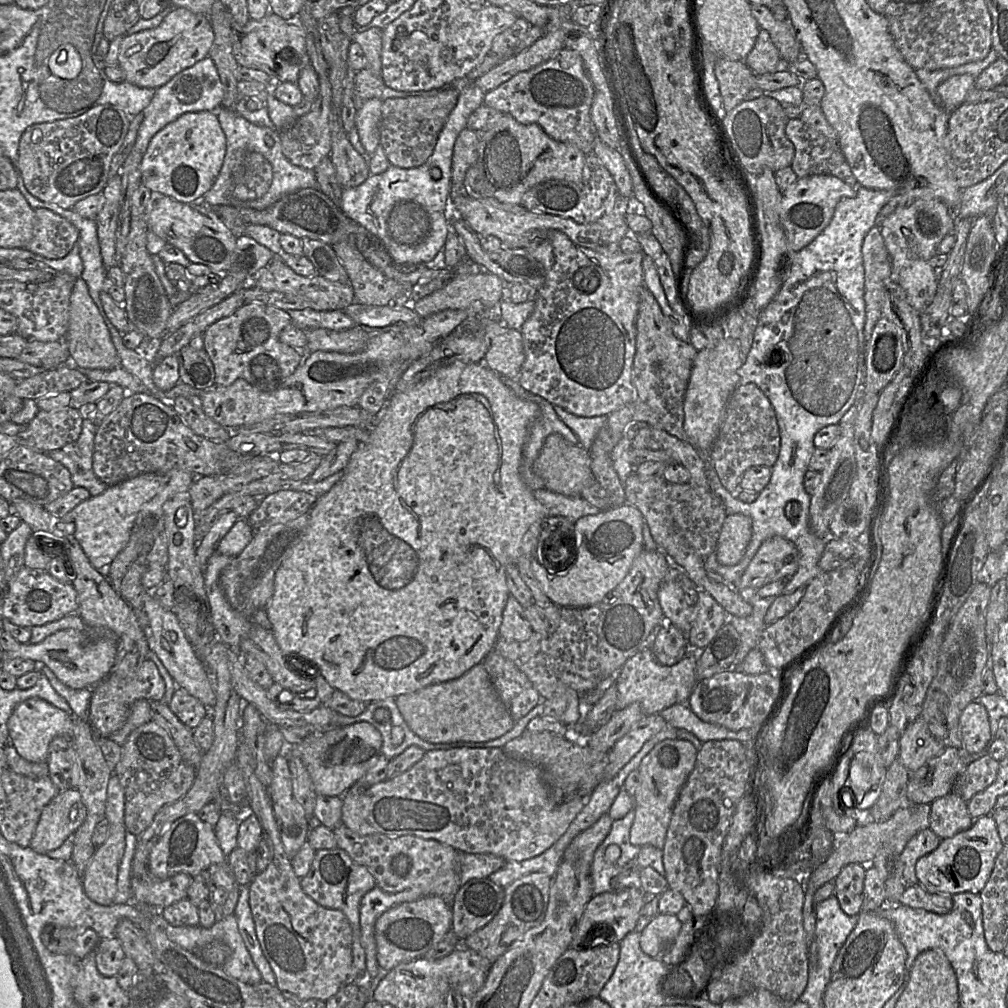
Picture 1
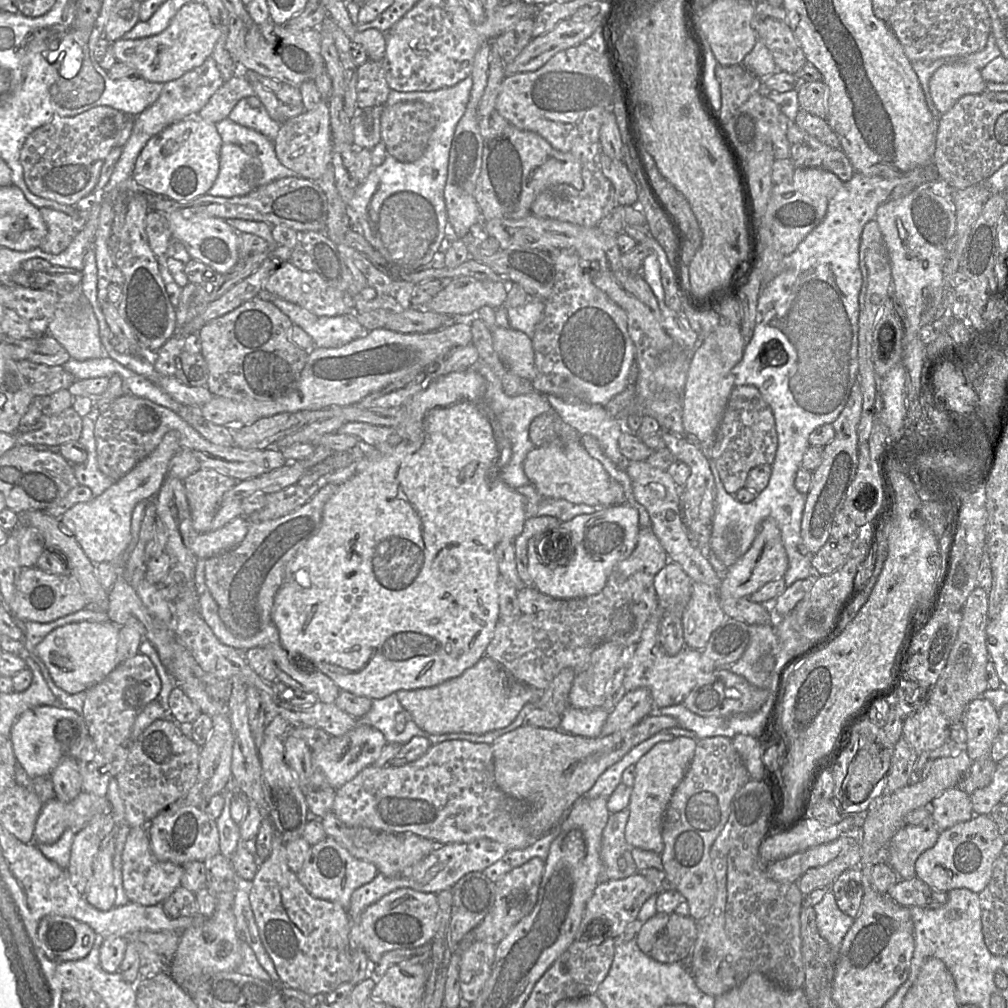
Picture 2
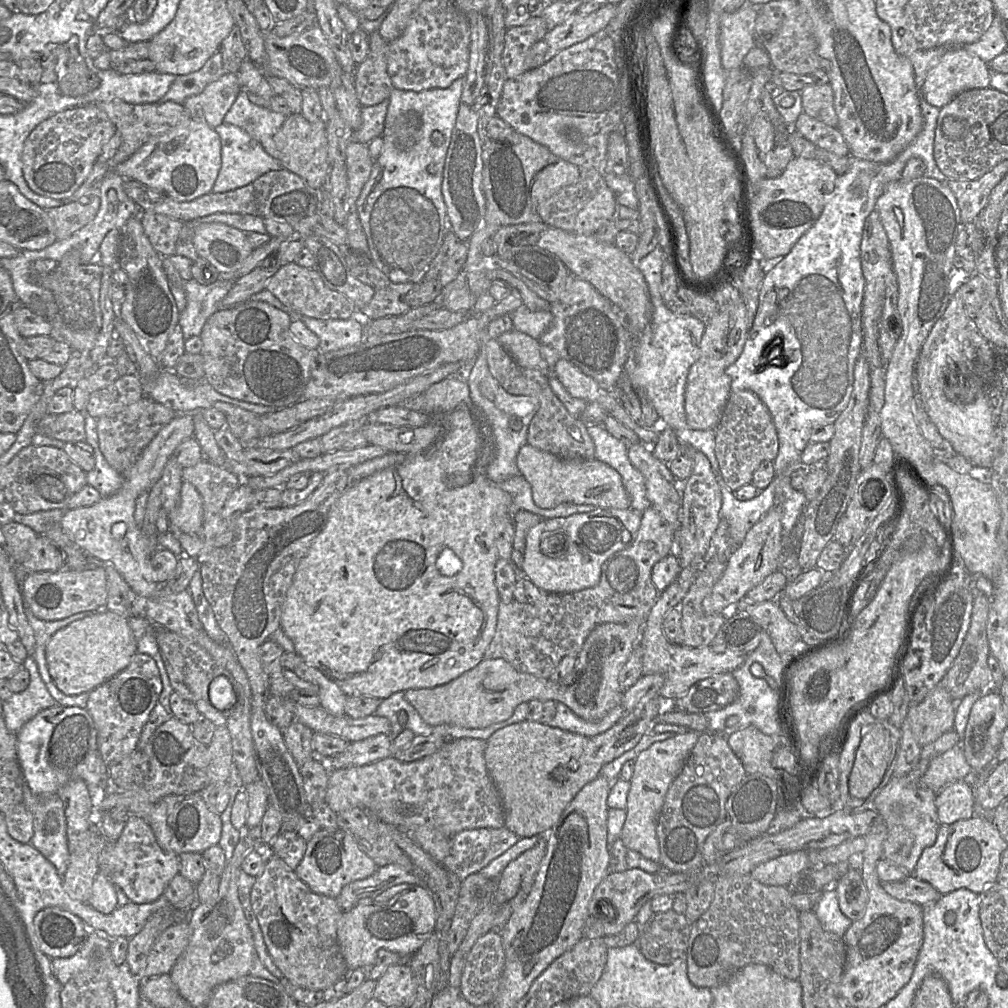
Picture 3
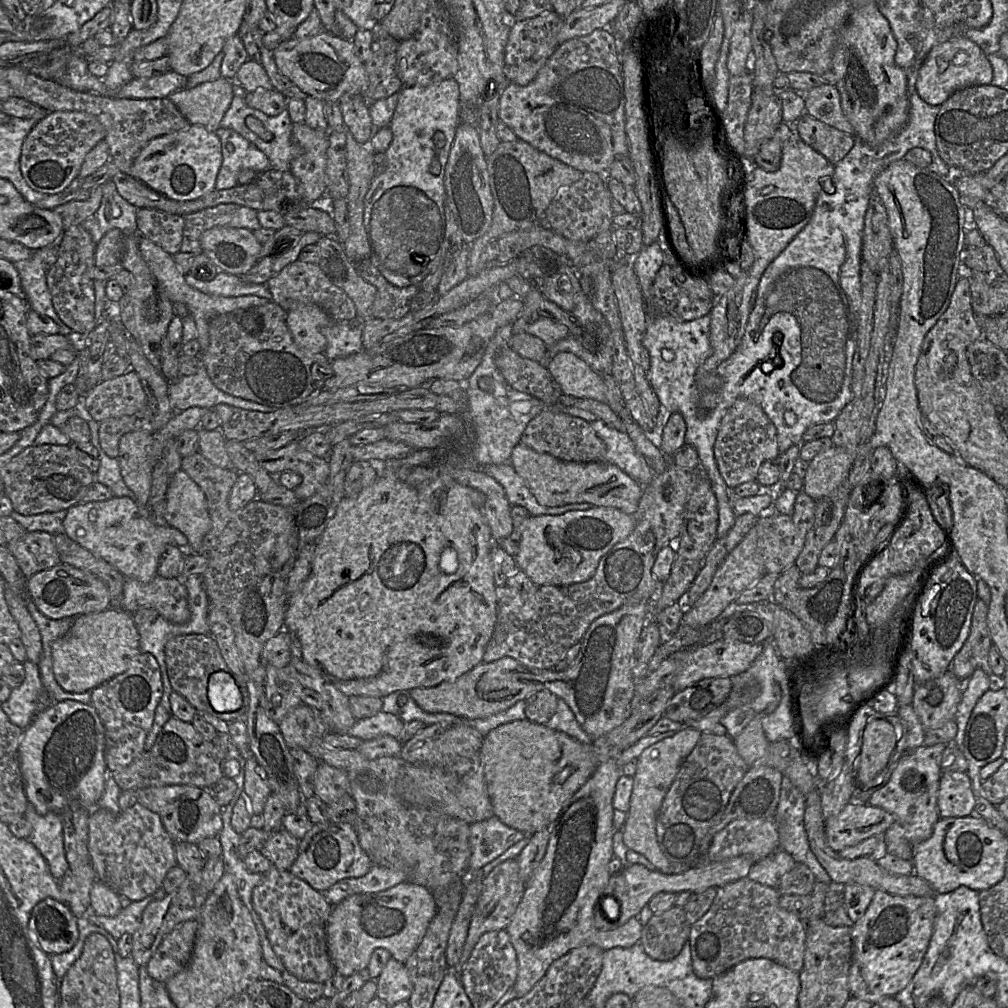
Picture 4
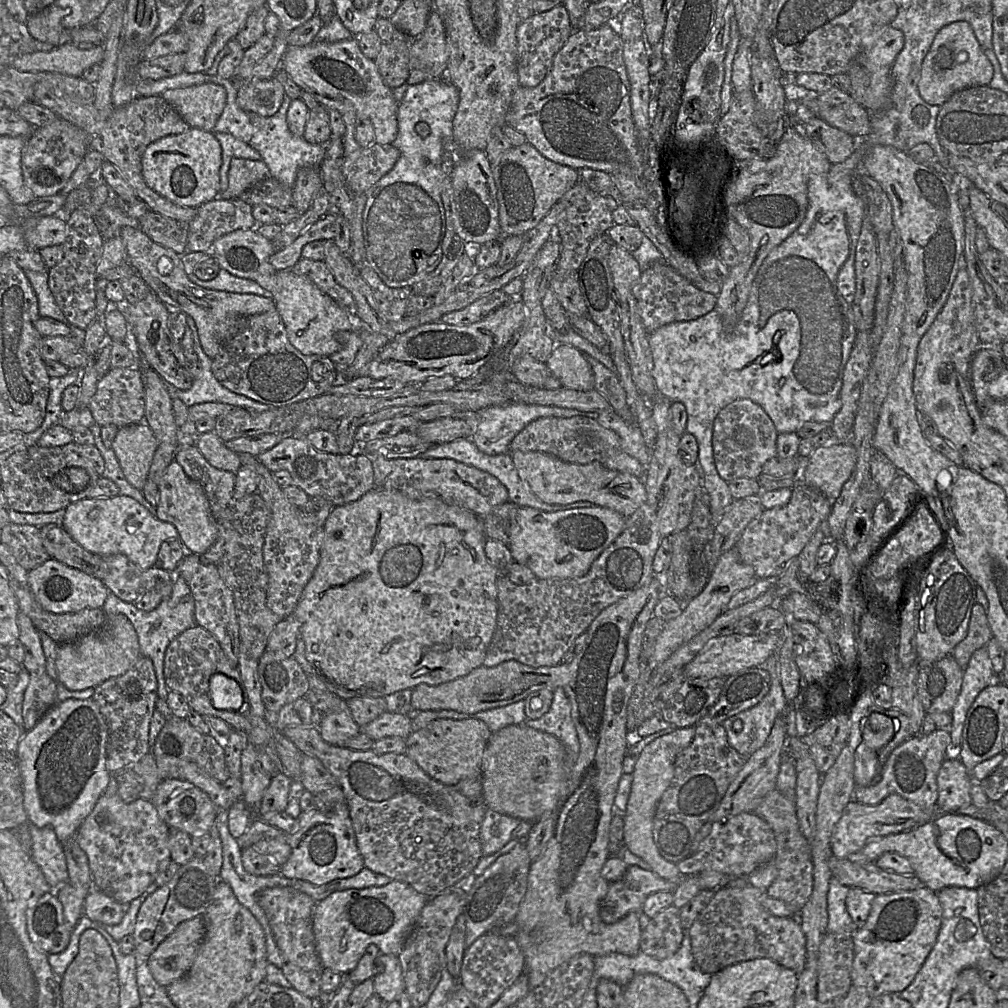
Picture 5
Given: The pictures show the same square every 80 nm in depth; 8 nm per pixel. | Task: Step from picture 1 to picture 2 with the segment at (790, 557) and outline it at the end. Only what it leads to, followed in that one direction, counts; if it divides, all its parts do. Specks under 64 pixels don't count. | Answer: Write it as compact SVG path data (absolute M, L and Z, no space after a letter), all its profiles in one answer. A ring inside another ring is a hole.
M767 517L762 521L759 531L749 550L740 558L738 558L734 564L732 564L730 567L727 567L726 573L722 578L721 585L718 589L719 603L721 599L749 597L767 582L784 577L787 568L788 557L782 544L781 532L776 521L772 517Z

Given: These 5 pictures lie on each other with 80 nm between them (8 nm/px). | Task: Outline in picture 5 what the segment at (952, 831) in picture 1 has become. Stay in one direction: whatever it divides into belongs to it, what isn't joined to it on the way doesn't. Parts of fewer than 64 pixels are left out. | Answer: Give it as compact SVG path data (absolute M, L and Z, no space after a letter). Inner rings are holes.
M946 758L937 775L937 808L940 814L957 813L969 806L972 777L959 758Z

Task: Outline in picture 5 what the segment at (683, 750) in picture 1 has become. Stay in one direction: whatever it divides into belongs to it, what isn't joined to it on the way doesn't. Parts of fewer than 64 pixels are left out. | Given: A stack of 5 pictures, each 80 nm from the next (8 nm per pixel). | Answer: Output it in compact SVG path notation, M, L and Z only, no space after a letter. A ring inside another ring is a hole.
M695 726L682 727L655 739L639 754L636 762L627 807L624 812L624 846L647 862L651 870L663 879L680 881L682 876L677 864L664 859L653 838L653 820L657 805L674 777L677 755L690 745L695 736Z

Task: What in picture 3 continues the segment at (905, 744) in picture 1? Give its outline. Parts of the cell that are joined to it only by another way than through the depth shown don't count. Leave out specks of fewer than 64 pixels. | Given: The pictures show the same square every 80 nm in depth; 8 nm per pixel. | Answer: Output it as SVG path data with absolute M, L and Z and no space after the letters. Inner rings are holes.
M939 684L907 714L914 738L921 747L935 742L944 733L954 729L955 702Z

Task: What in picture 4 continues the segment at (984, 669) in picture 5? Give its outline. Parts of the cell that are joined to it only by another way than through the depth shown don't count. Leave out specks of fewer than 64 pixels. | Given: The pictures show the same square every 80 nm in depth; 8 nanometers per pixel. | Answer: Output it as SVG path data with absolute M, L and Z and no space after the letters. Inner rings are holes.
M976 669L971 677L963 684L961 701L957 707L955 722L957 734L954 744L961 748L964 742L965 729L971 712L980 697L990 688L990 677L981 669Z

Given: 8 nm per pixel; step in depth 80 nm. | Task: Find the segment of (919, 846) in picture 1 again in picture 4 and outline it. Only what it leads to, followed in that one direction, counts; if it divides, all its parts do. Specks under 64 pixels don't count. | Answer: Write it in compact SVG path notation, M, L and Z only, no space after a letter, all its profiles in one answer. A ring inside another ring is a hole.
M944 743L930 747L923 745L913 751L906 752L897 762L888 783L870 796L868 800L870 806L882 808L893 817L893 823L882 835L886 852L904 860L912 861L914 847L931 837L934 825L941 818L937 806L937 798L942 775L940 768L941 757L946 747L947 744Z

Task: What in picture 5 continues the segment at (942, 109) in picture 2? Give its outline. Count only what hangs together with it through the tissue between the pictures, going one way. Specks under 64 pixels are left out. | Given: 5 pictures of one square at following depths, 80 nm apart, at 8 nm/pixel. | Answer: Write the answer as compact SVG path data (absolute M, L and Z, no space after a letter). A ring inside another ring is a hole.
M954 22L940 29L924 57L918 92L926 103L942 106L955 92L968 87L987 86L992 77L992 64L984 55L971 25Z

